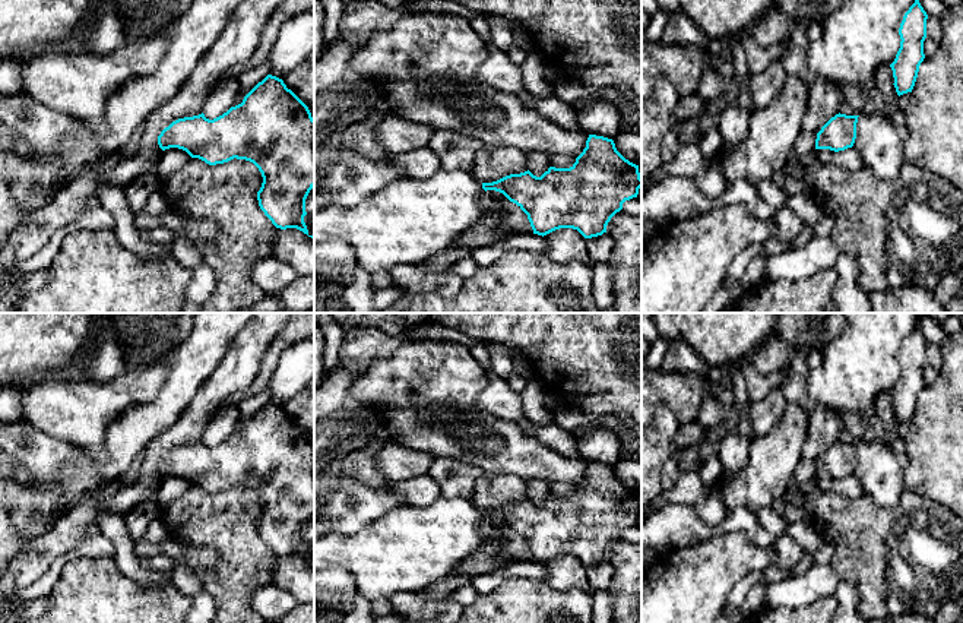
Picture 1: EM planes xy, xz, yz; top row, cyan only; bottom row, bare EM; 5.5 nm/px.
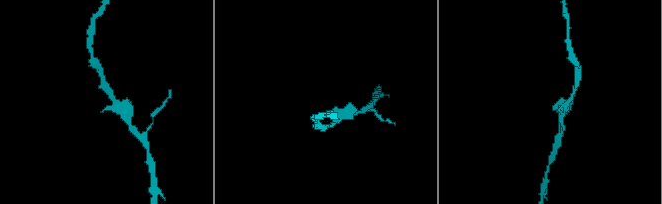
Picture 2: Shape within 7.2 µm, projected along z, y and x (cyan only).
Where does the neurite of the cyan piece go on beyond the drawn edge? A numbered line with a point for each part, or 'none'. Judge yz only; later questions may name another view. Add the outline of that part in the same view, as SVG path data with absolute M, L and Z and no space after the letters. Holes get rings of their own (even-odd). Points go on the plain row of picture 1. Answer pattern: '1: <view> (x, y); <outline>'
none

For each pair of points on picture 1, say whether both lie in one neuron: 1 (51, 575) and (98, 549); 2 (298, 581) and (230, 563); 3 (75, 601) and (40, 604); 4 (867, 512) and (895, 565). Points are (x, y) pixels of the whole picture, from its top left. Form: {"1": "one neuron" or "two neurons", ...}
{"1": "one neuron", "2": "two neurons", "3": "two neurons", "4": "one neuron"}

